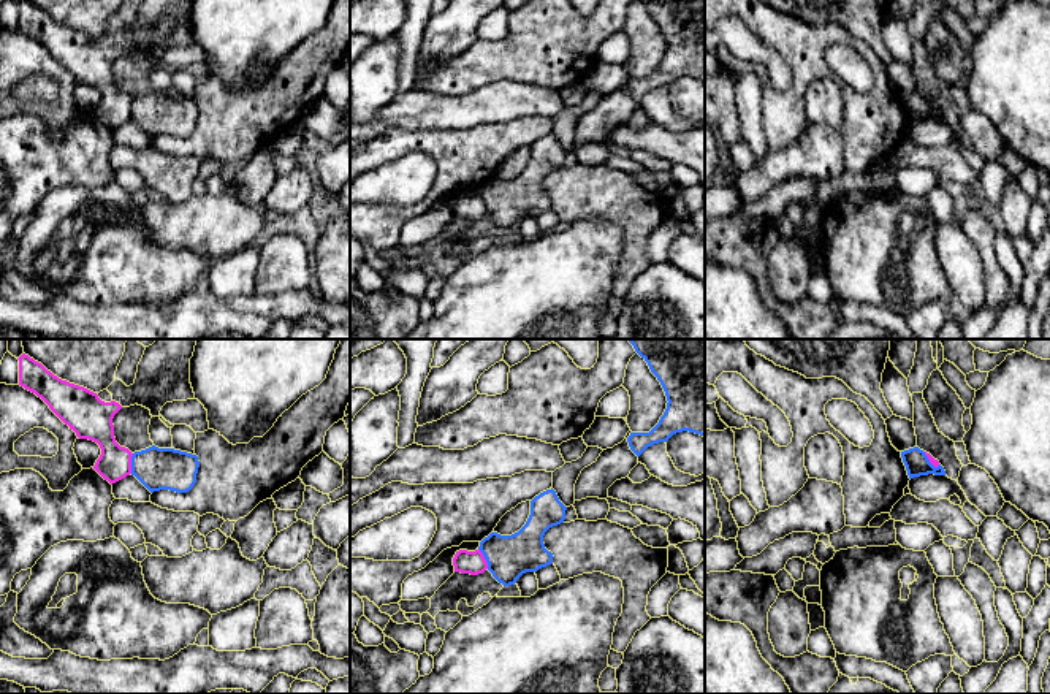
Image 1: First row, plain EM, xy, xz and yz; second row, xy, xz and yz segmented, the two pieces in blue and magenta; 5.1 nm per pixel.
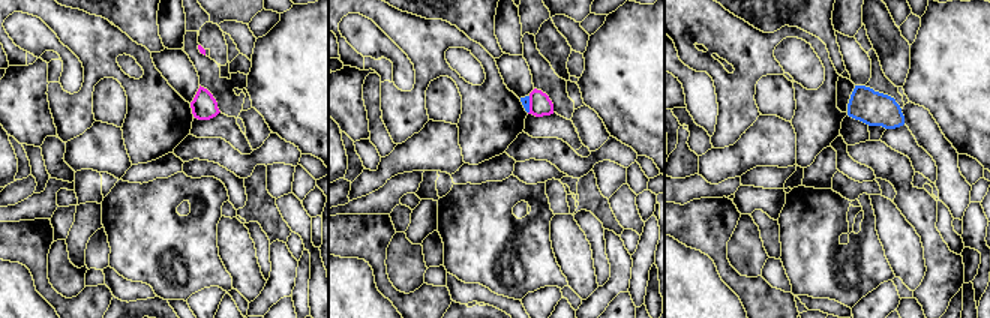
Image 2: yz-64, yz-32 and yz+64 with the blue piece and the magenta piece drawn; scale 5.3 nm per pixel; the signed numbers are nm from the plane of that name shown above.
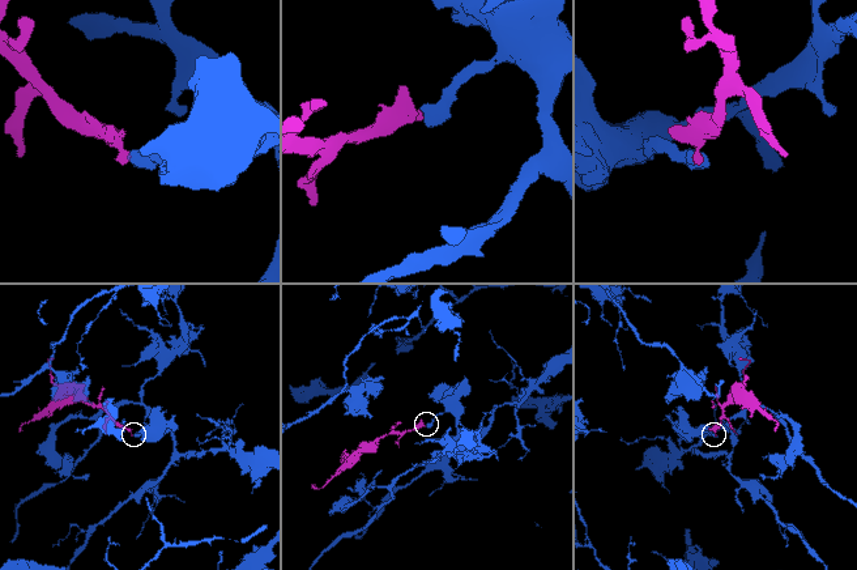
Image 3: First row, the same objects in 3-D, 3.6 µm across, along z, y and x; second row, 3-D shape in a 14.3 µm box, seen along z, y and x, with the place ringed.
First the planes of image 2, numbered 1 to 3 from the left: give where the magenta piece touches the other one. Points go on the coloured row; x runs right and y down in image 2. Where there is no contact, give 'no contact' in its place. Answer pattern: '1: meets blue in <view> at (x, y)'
1: no contact
2: meets blue in yz-32 at (528, 105)
3: no contact

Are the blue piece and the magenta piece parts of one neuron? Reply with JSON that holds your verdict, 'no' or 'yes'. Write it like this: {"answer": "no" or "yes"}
{"answer": "no"}

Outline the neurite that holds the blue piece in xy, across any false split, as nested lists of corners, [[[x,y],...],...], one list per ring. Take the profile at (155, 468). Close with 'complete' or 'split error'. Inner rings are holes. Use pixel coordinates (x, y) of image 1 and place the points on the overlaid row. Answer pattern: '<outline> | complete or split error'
[[[155,445],[135,452],[131,456],[131,475],[150,493],[169,490],[187,493],[196,483],[200,461],[196,455],[158,448]]] | complete

